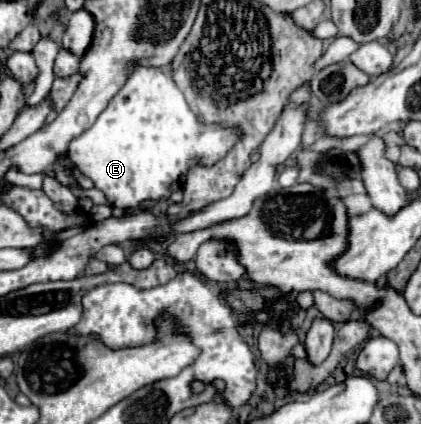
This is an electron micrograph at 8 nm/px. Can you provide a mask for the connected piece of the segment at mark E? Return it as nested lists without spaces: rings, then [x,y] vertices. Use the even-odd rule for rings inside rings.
[[[138,67],[92,129],[70,143],[68,159],[92,179],[112,207],[136,209],[146,199],[168,199],[192,161],[214,165],[232,149],[238,137],[238,131],[198,121],[174,79],[162,69]]]

